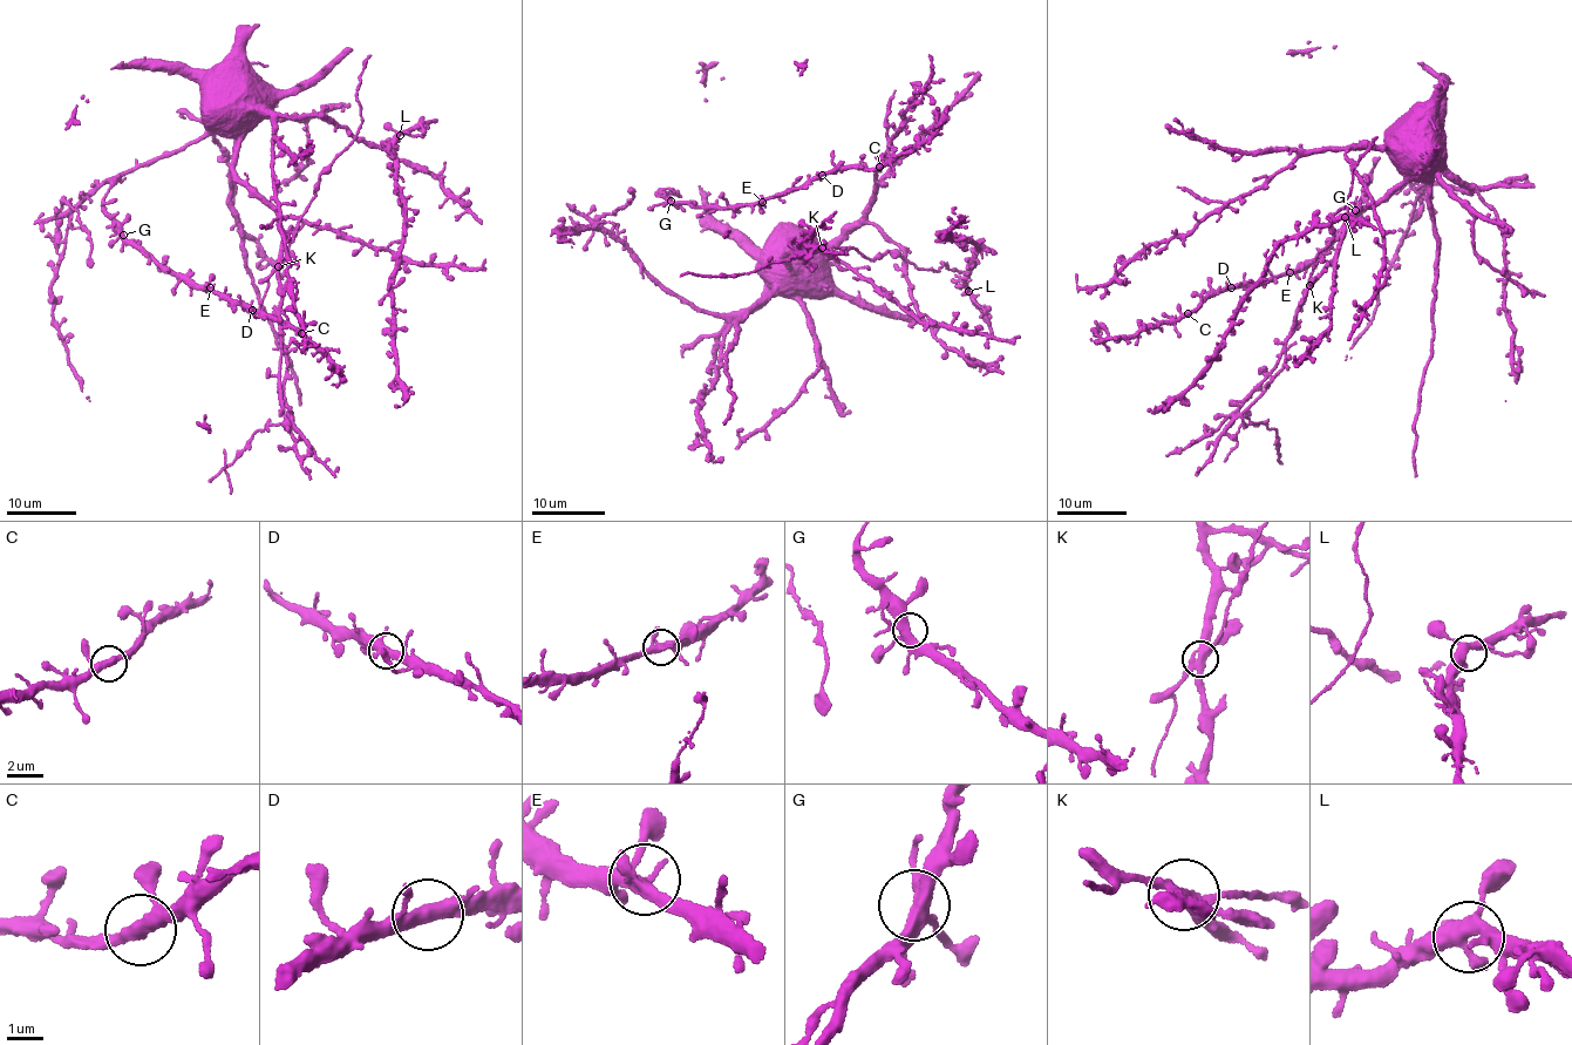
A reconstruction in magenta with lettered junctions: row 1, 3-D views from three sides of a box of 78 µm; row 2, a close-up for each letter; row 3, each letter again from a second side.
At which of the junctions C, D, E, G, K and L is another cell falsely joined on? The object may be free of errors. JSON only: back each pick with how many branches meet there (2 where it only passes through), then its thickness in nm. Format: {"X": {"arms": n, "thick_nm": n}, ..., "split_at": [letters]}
{"K": {"arms": 4, "thick_nm": 360}, "split_at": ["K"]}

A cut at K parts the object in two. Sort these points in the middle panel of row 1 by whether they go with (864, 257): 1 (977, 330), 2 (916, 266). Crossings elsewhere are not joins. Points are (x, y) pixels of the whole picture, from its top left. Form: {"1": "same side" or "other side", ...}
{"1": "other side", "2": "same side"}

